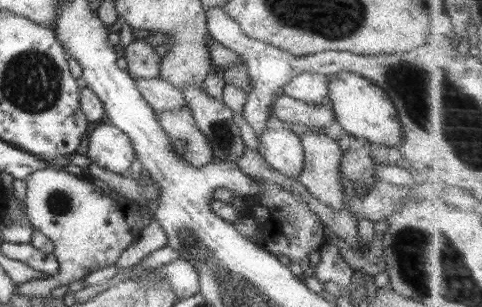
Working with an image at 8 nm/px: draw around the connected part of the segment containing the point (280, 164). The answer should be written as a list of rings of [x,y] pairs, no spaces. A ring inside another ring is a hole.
[[[283,127],[280,130],[265,130],[257,138],[256,150],[273,170],[289,178],[299,176],[303,166],[299,137]]]

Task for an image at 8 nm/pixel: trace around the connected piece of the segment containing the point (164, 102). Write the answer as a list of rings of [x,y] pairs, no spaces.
[[[155,77],[152,79],[133,78],[133,81],[140,92],[139,95],[154,112],[167,112],[167,110],[177,110],[181,106],[186,106],[183,93],[165,80]]]

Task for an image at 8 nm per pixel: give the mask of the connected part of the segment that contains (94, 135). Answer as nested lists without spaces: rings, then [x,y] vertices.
[[[99,124],[89,134],[86,156],[93,164],[106,168],[109,172],[125,176],[125,170],[133,162],[134,150],[131,140],[127,139],[125,134],[122,134],[117,128],[114,128],[111,124]]]

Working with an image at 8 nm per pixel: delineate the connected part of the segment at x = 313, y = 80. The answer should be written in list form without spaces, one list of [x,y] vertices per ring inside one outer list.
[[[297,73],[297,76],[282,85],[283,95],[306,103],[321,105],[327,97],[327,82],[329,82],[327,75]]]

